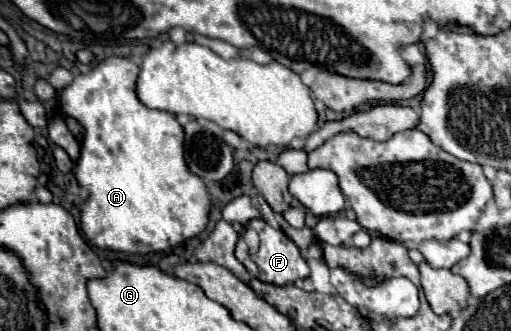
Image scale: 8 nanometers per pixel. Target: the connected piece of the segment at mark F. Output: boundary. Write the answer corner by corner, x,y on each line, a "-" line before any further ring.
251,220
249,222
249,228
257,230
259,232
259,238
261,238
261,248
255,256
249,254
247,250
247,244
245,240
241,238
237,242
237,250
235,250
235,256
237,260
261,282
267,282
267,284
275,284
275,286
287,286
287,284
293,284
295,280
303,280
309,276
309,266
307,262
301,258
299,254
299,248
295,246
295,242
291,238
287,238
281,230
275,230
273,226
269,226
265,220

